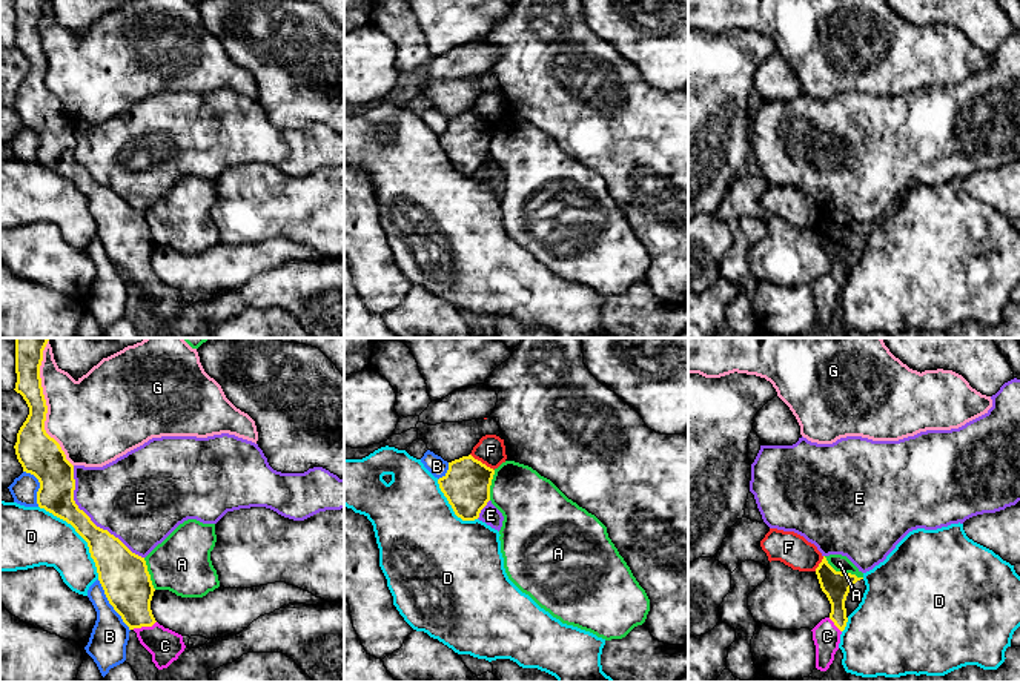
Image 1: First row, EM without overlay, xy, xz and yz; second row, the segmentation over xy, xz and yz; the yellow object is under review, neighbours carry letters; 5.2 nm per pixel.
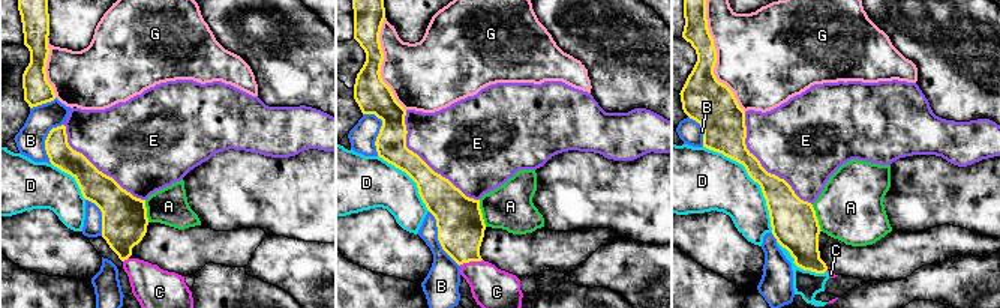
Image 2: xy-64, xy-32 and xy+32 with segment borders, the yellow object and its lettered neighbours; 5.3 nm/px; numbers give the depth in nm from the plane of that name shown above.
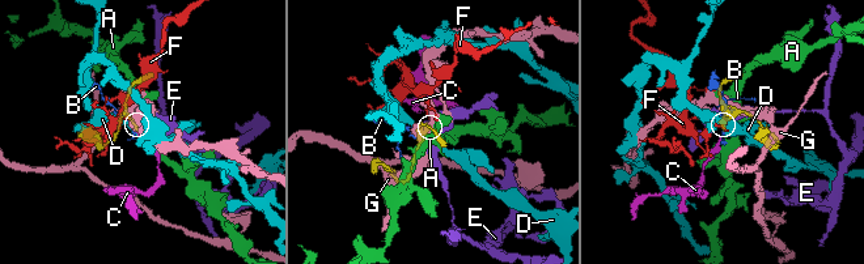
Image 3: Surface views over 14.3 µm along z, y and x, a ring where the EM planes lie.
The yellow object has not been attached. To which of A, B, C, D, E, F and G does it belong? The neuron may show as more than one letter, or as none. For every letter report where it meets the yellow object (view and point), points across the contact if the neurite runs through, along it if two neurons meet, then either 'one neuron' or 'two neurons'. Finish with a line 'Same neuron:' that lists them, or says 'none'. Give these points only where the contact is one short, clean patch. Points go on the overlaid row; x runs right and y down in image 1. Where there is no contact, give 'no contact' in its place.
A: yz (841, 572) | along yz (824, 556), (836, 570), (850, 572), (862, 578) | two neurons
B: xy (111, 604) | two neurons
C: xy (143, 625) | across xy (126, 582), (135, 613), (143, 625), (165, 645) | one neuron
D: xy (80, 535) | two neurons
E: xy (89, 519) | two neurons
F: xz (481, 463) | along xz (470, 453), (493, 470) | two neurons
G: xy (45, 403) | two neurons
Same neuron: C

